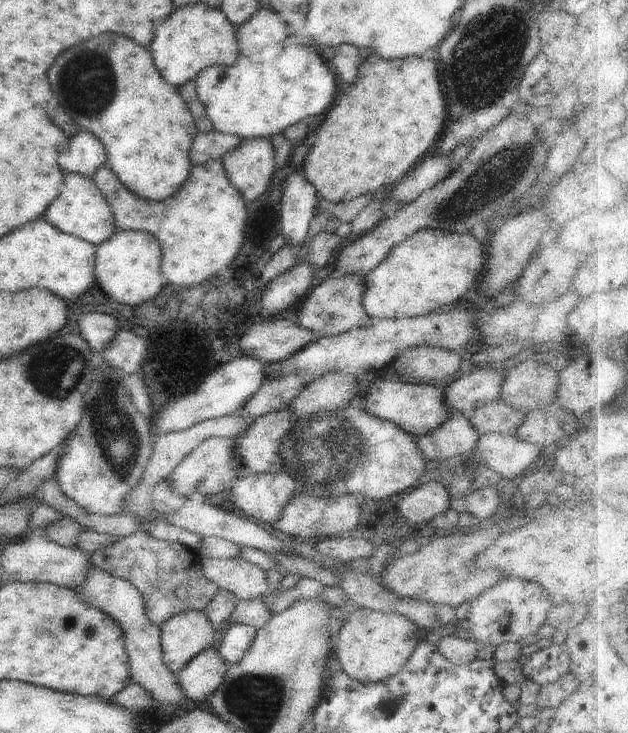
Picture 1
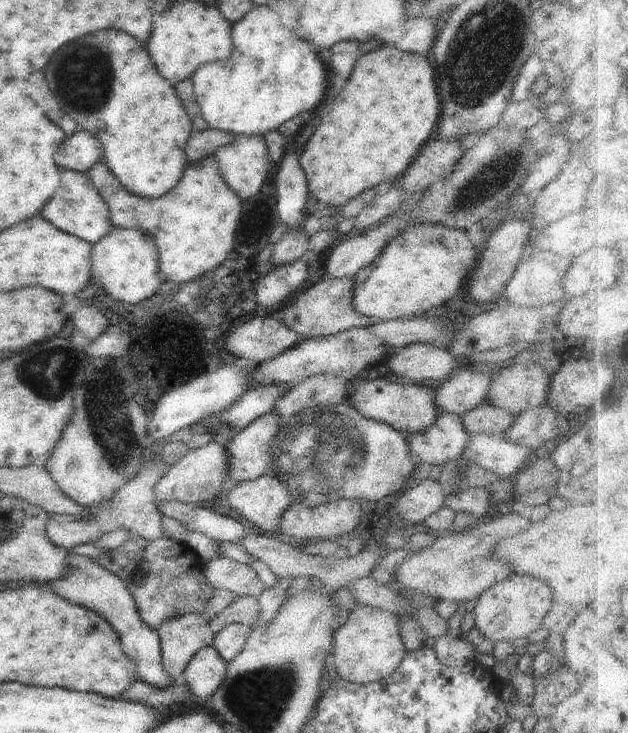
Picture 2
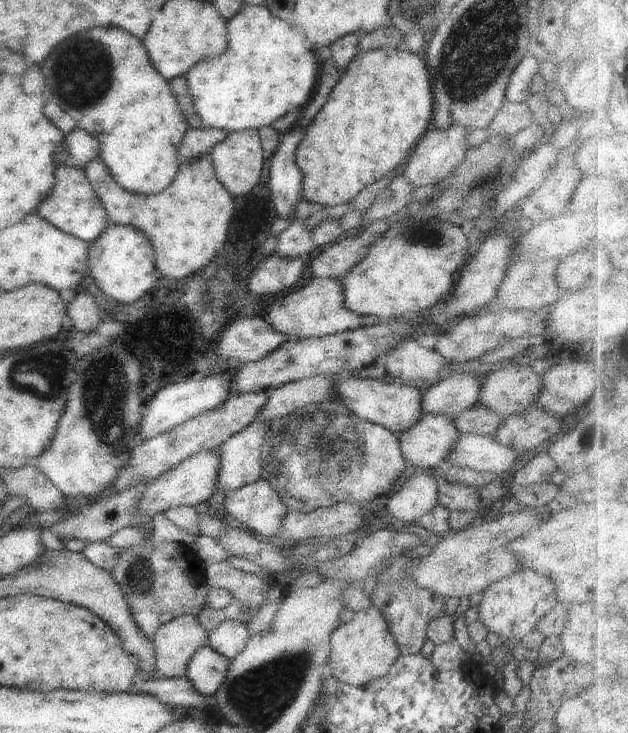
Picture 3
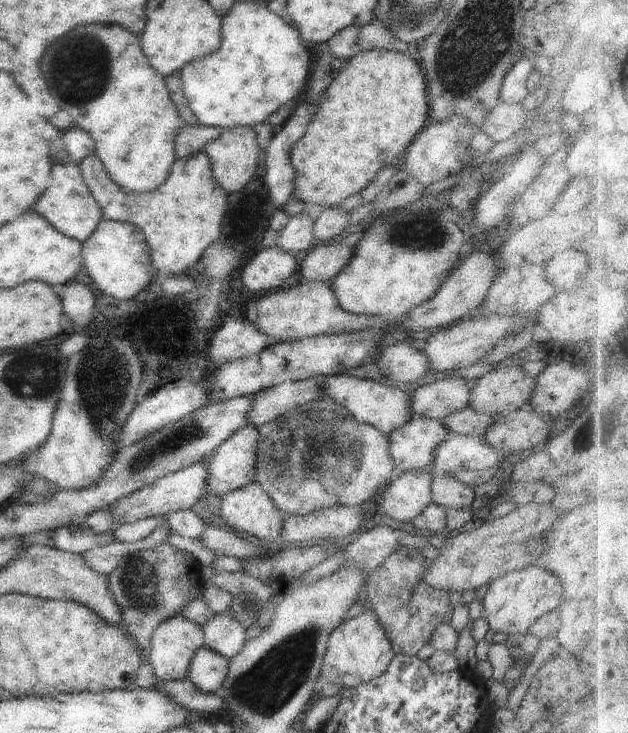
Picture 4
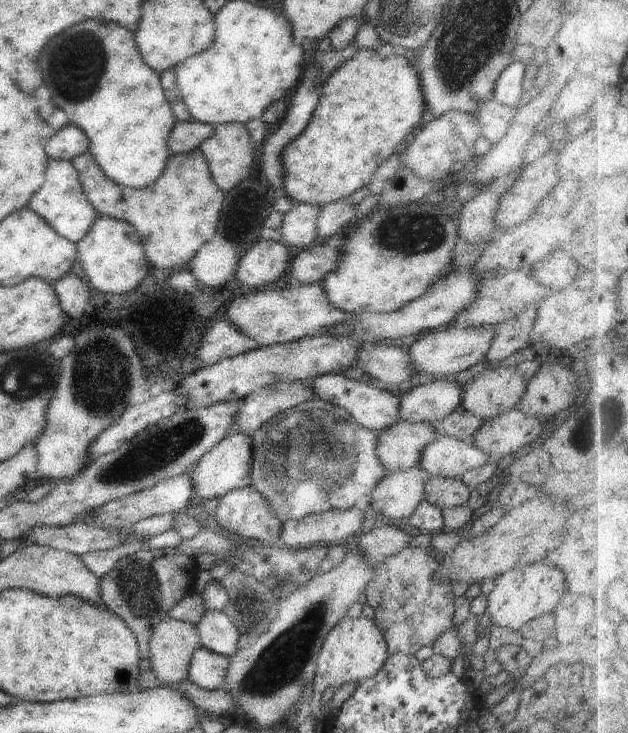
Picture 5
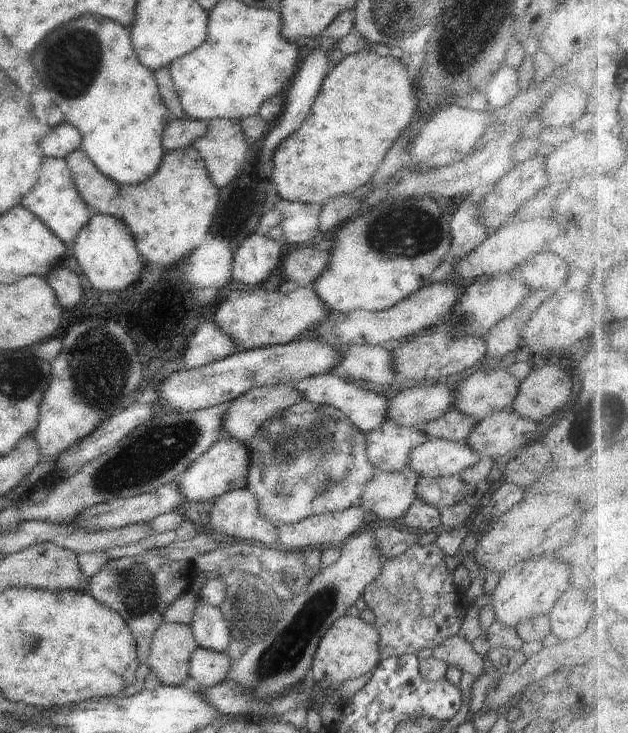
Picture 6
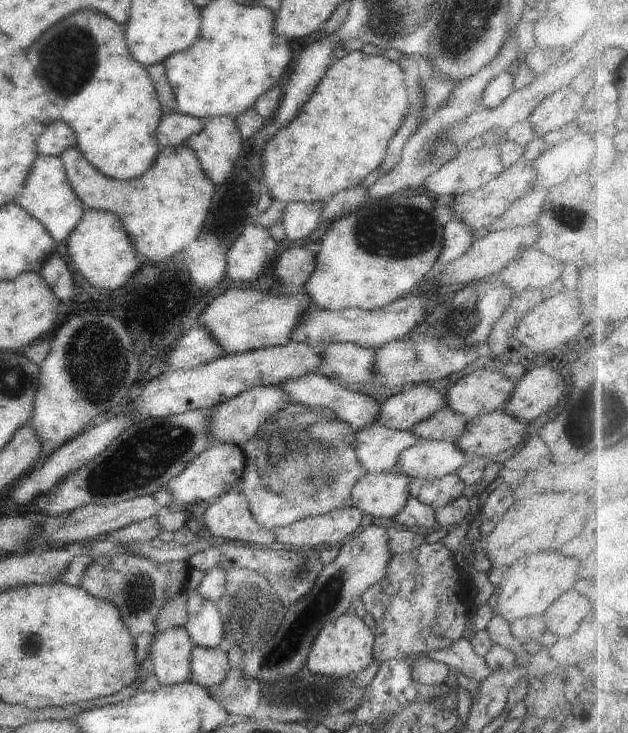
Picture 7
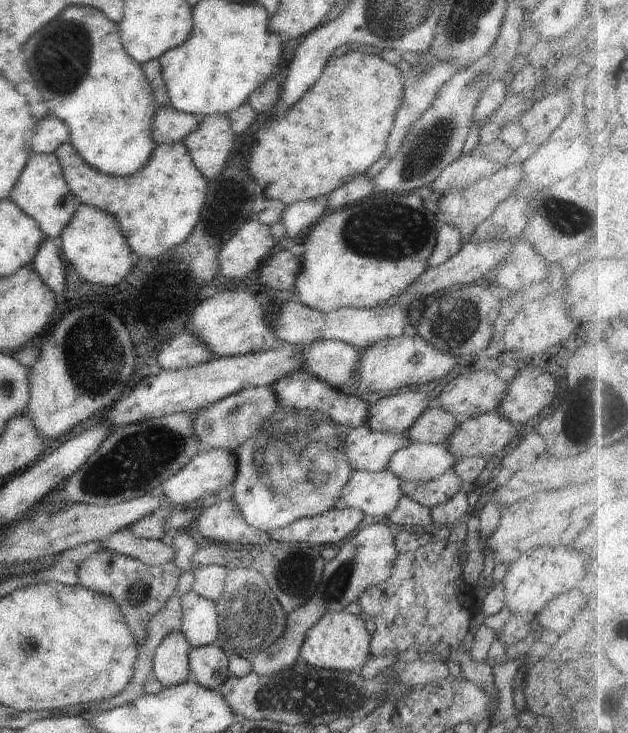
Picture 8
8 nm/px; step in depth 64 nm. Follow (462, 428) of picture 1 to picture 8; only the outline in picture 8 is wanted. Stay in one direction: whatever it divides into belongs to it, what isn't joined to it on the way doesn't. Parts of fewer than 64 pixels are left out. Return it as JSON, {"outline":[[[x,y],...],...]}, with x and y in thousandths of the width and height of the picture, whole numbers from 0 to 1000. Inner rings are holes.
{"outline":[[[583,580],[551,584],[548,591],[556,633],[567,641],[589,645],[616,641],[624,622],[654,604],[645,591],[596,588]]]}

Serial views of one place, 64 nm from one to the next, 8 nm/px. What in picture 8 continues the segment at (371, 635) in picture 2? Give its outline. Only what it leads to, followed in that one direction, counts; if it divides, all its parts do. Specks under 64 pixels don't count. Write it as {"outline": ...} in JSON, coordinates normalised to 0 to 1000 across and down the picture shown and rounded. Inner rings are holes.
{"outline":[[[553,834],[519,838],[500,858],[492,861],[479,885],[478,899],[500,913],[559,917],[576,911],[591,898],[591,868],[572,839]]]}

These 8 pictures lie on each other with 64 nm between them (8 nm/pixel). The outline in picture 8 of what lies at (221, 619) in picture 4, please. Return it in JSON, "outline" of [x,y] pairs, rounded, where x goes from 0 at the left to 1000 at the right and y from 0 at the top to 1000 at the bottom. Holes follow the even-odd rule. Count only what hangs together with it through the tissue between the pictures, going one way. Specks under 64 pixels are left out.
{"outline":[[[307,806],[288,813],[291,857],[306,883],[333,881],[349,868],[349,839],[344,821],[318,814]]]}

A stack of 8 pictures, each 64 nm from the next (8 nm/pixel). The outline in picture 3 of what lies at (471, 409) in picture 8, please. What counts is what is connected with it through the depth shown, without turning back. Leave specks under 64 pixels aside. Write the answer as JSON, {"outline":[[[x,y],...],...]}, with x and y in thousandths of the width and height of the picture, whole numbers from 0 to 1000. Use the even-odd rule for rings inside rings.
{"outline":[[[815,497],[815,499],[803,499],[799,505],[780,505],[780,508],[769,509],[766,517],[761,551],[803,569],[831,565],[834,559],[849,555],[863,532],[863,514],[857,508],[850,508],[844,498]]]}

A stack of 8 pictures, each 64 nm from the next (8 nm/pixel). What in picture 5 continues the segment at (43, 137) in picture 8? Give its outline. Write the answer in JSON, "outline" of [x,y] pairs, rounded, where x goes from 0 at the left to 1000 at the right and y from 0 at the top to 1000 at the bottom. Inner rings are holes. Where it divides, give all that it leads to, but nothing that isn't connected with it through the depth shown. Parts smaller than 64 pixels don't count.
{"outline":[[[115,169],[96,175],[73,199],[73,210],[86,218],[111,220],[134,207],[140,209],[140,205],[143,205],[140,186],[129,175]]]}

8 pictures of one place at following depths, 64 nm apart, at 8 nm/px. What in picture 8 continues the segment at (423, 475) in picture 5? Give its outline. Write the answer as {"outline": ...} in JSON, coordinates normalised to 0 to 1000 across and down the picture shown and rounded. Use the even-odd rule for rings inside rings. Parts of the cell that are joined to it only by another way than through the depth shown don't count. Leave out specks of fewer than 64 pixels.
{"outline":[[[619,640],[589,645],[588,643],[564,644],[559,655],[549,662],[540,682],[532,690],[549,690],[557,694],[568,694],[580,698],[581,704],[611,704],[618,705],[626,694],[637,686],[643,674],[639,662],[643,655],[629,649]]]}

